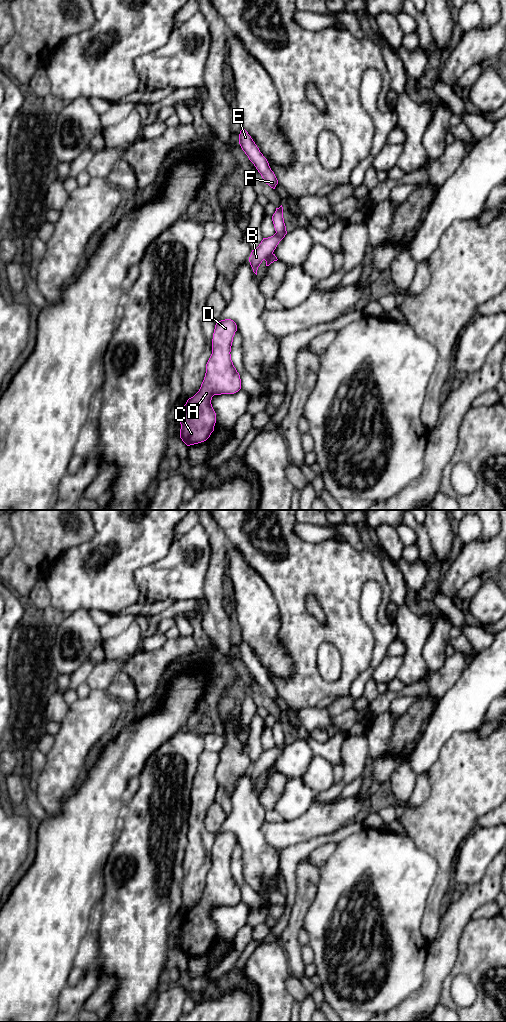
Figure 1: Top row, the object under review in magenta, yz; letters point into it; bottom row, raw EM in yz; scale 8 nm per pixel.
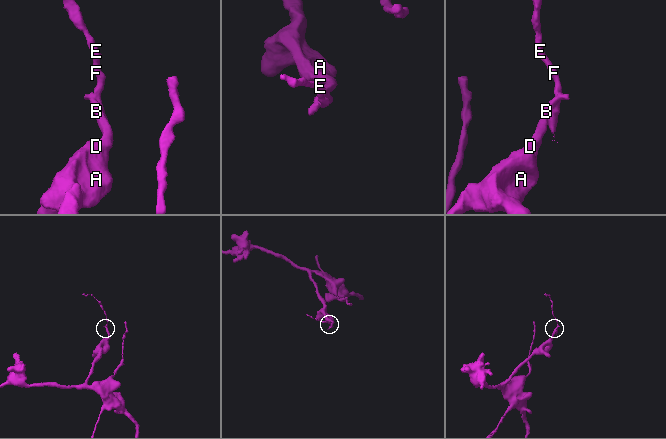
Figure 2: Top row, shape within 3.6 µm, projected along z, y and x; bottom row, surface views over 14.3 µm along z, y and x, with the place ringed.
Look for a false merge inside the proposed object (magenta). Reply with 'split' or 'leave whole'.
split

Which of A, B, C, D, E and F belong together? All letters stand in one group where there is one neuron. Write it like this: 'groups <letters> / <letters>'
groups A B C D / E F

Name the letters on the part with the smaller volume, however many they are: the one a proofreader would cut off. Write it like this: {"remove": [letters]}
{"remove": ["E", "F"]}

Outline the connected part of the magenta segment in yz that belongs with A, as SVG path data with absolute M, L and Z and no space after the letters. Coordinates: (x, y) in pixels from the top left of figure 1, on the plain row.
M231 831L216 835L212 866L199 903L181 919L180 950L187 957L206 953L214 943L216 925L211 912L214 907L234 906L241 901L241 891L231 872L231 858L237 843Z

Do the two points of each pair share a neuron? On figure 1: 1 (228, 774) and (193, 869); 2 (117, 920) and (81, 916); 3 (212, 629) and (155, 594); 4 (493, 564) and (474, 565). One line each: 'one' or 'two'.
1: two
2: two
3: two
4: one

